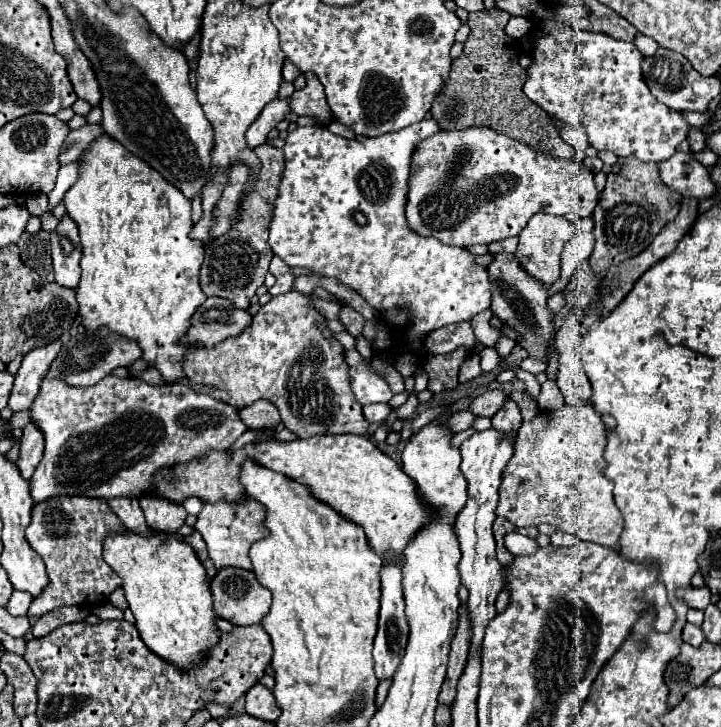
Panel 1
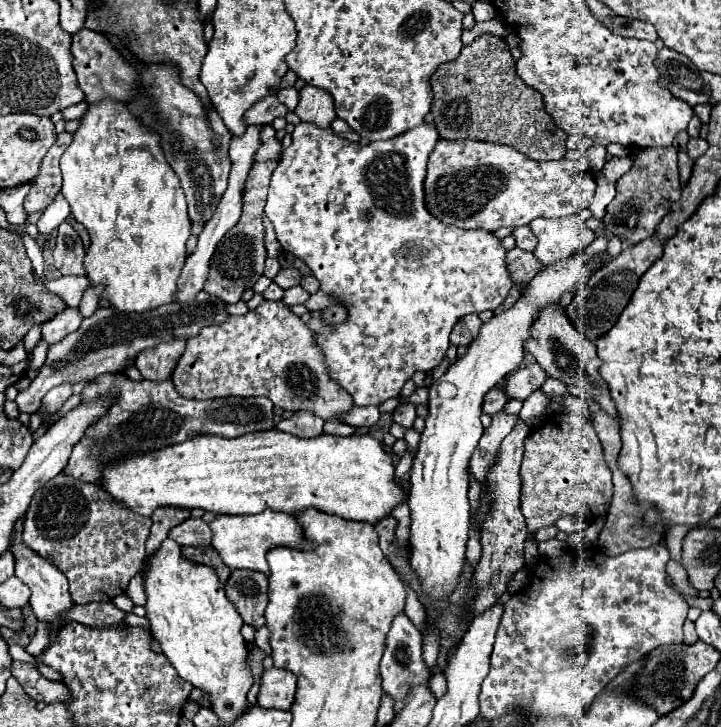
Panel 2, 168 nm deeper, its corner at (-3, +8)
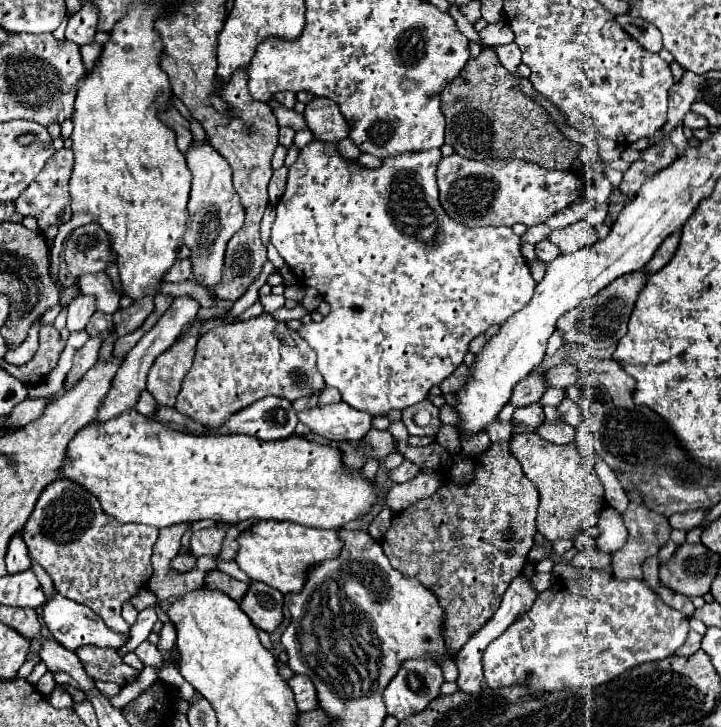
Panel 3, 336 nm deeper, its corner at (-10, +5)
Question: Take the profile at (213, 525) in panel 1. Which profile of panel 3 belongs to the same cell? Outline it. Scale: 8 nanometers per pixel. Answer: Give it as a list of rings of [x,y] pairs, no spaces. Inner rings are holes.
[[[259,520],[237,536],[237,566],[259,582],[265,582],[279,592],[297,592],[303,588],[303,570],[309,566],[337,558],[343,542],[337,538],[337,530],[321,530],[309,528],[295,522],[275,522],[275,520]]]

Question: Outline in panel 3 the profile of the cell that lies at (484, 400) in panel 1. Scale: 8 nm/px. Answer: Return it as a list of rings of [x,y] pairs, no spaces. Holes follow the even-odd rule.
[[[559,364],[559,366],[553,366],[545,372],[545,382],[547,382],[547,388],[569,388],[573,382],[577,380],[577,368],[575,366],[569,366],[569,364]]]

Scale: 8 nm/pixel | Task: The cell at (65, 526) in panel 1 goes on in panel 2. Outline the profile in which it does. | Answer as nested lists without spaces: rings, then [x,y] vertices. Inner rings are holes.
[[[66,473],[56,475],[50,479],[40,491],[34,493],[32,503],[24,517],[24,533],[22,541],[28,545],[34,553],[48,557],[52,565],[56,565],[70,581],[70,595],[78,605],[86,603],[106,603],[112,601],[116,595],[126,593],[126,587],[130,579],[142,569],[144,563],[144,543],[150,535],[152,519],[144,515],[130,513],[126,507],[110,499],[102,487],[84,483],[80,479],[74,479]]]

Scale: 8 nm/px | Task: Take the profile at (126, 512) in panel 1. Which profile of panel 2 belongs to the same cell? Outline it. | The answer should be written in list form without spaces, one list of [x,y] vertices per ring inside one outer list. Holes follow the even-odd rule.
[[[186,519],[184,523],[180,523],[178,527],[174,527],[170,531],[170,537],[174,541],[178,541],[182,547],[184,545],[192,545],[192,547],[210,547],[212,545],[212,529],[208,527],[208,523],[204,519]]]

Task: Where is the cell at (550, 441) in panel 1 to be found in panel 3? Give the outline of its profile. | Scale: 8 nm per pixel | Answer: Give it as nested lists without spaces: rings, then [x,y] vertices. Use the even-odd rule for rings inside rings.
[[[513,434],[511,452],[521,462],[525,478],[529,478],[539,492],[539,512],[537,512],[537,532],[547,540],[557,538],[575,538],[579,526],[593,514],[595,508],[601,508],[605,498],[605,488],[595,472],[585,468],[585,456],[579,454],[577,444],[551,444],[537,434]]]

